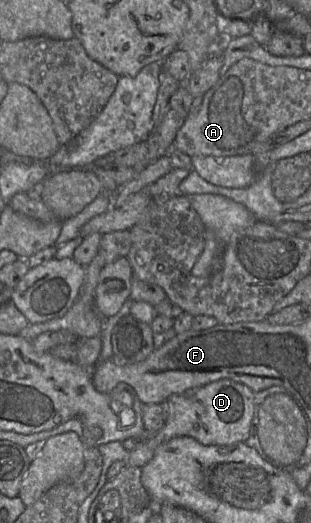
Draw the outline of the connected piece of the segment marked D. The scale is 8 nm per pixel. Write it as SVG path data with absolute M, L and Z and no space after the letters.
M220 379L187 393L171 395L167 399L170 411L164 426L155 435L140 439L129 451L127 465L144 466L153 458L161 444L180 436L194 438L204 445L232 445L245 442L250 434L254 414L254 394L243 383Z

